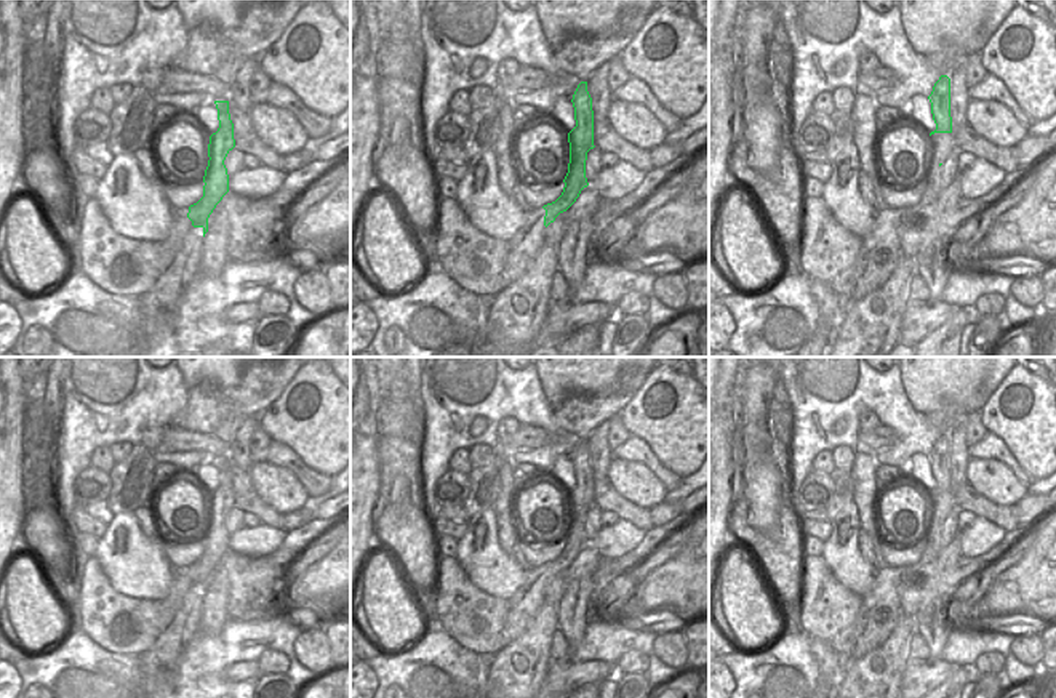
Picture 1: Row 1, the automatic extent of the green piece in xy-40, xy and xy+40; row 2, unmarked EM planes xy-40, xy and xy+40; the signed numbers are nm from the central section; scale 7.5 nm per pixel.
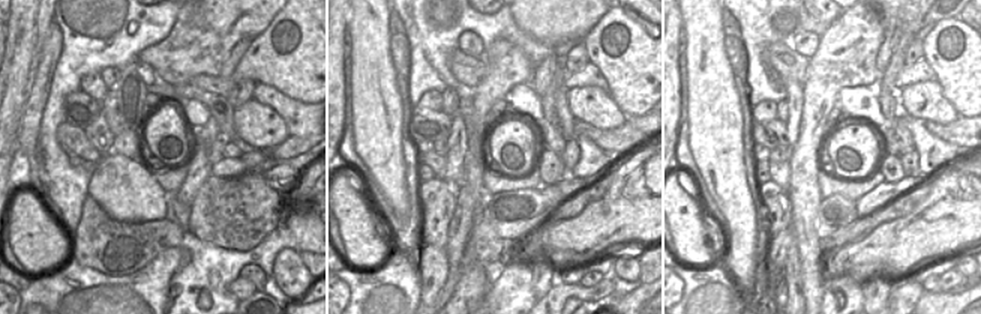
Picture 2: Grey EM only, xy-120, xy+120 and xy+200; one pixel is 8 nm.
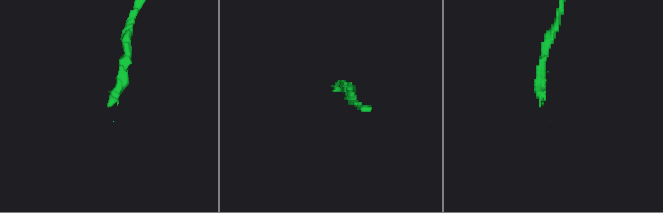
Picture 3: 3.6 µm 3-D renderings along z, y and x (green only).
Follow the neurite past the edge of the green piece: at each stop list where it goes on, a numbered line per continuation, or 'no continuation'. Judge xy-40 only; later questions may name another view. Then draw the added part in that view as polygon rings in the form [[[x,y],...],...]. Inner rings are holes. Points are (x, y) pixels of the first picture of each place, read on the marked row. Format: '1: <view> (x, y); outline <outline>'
1: xy-40 (160, 301); outline [[[192,227],[184,235],[182,247],[171,266],[149,291],[134,296],[141,301],[141,311],[147,317],[173,322],[173,314],[187,283],[202,271],[202,243],[203,227]]]

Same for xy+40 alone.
no continuation

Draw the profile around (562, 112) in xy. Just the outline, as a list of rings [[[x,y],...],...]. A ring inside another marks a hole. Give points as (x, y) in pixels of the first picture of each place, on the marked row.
[[[560,96],[554,102],[552,110],[549,112],[552,122],[557,122],[566,133],[576,126],[574,107],[570,98]]]

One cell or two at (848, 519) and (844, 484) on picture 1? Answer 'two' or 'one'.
two

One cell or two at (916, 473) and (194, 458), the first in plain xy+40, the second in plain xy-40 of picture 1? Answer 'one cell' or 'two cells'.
two cells

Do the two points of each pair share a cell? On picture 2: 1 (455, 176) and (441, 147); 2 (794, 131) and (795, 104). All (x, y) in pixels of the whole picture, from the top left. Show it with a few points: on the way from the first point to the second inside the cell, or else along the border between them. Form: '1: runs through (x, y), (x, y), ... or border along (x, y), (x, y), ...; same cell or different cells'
1: border along (449, 134), (449, 149), (444, 155); different cells
2: runs through (794, 125), (795, 110); same cell

